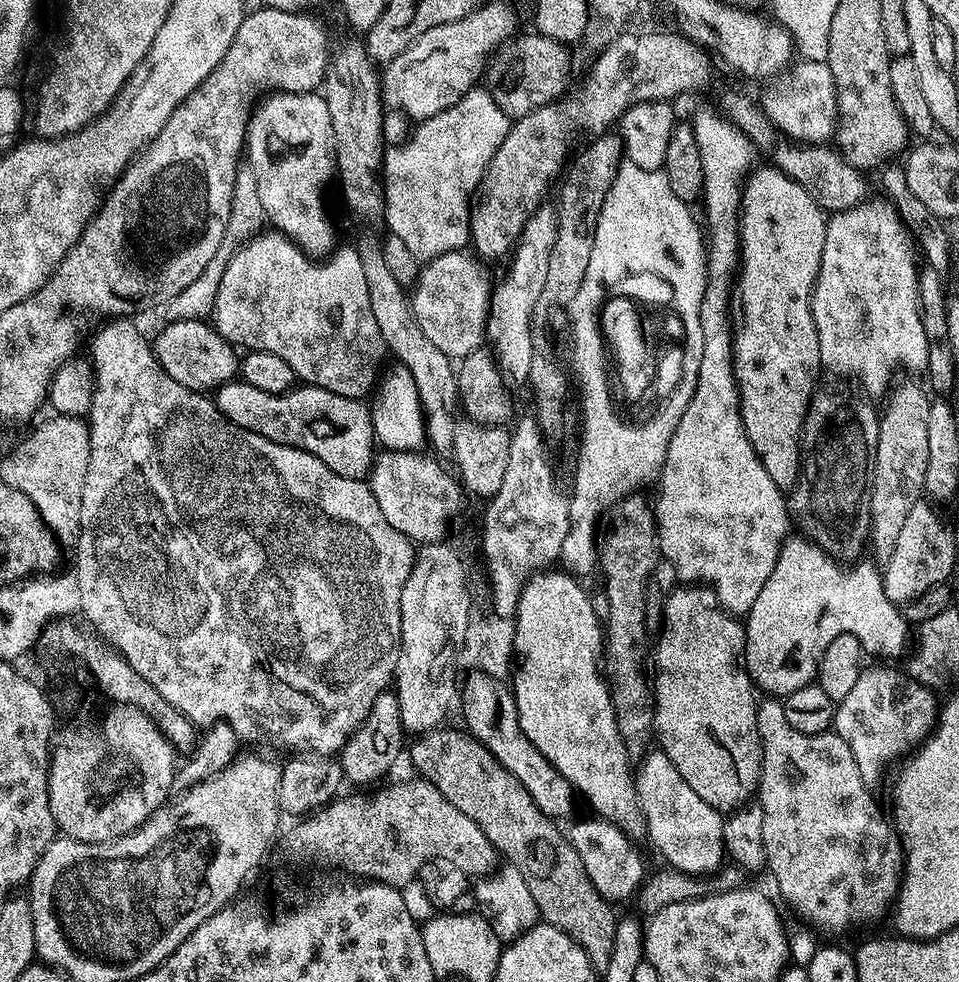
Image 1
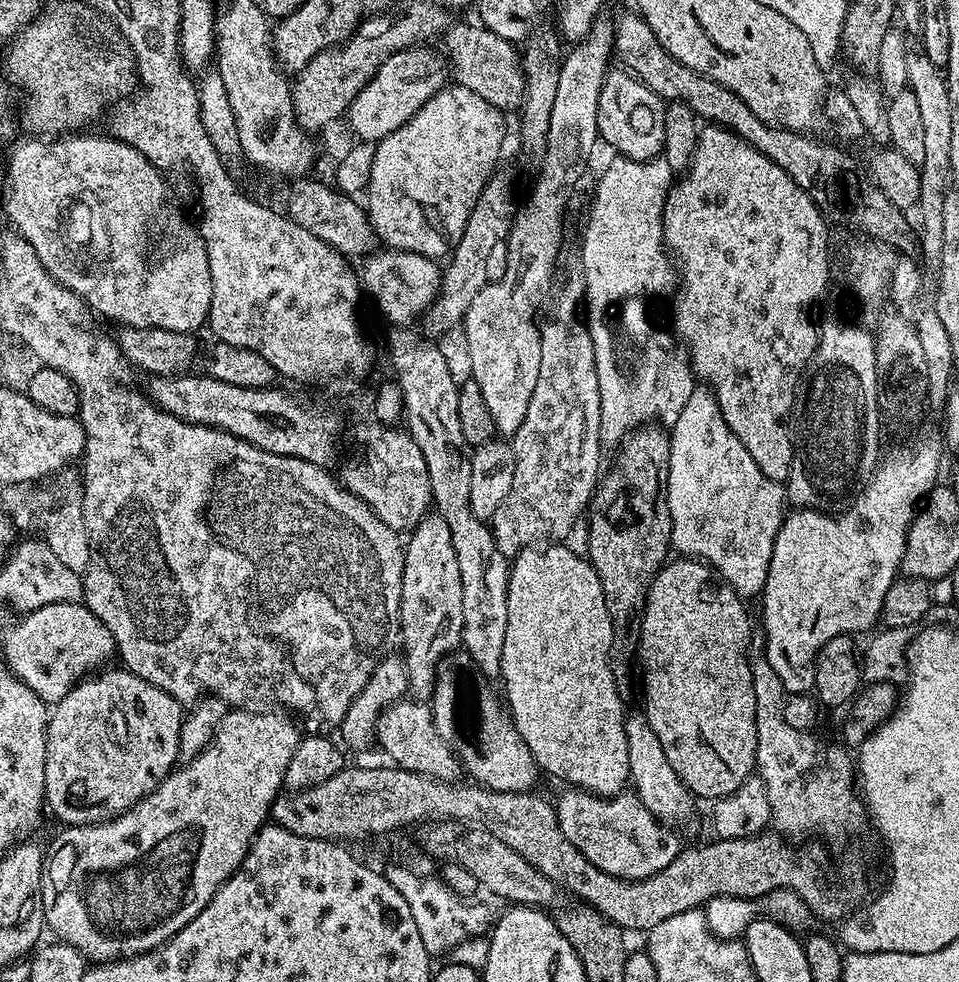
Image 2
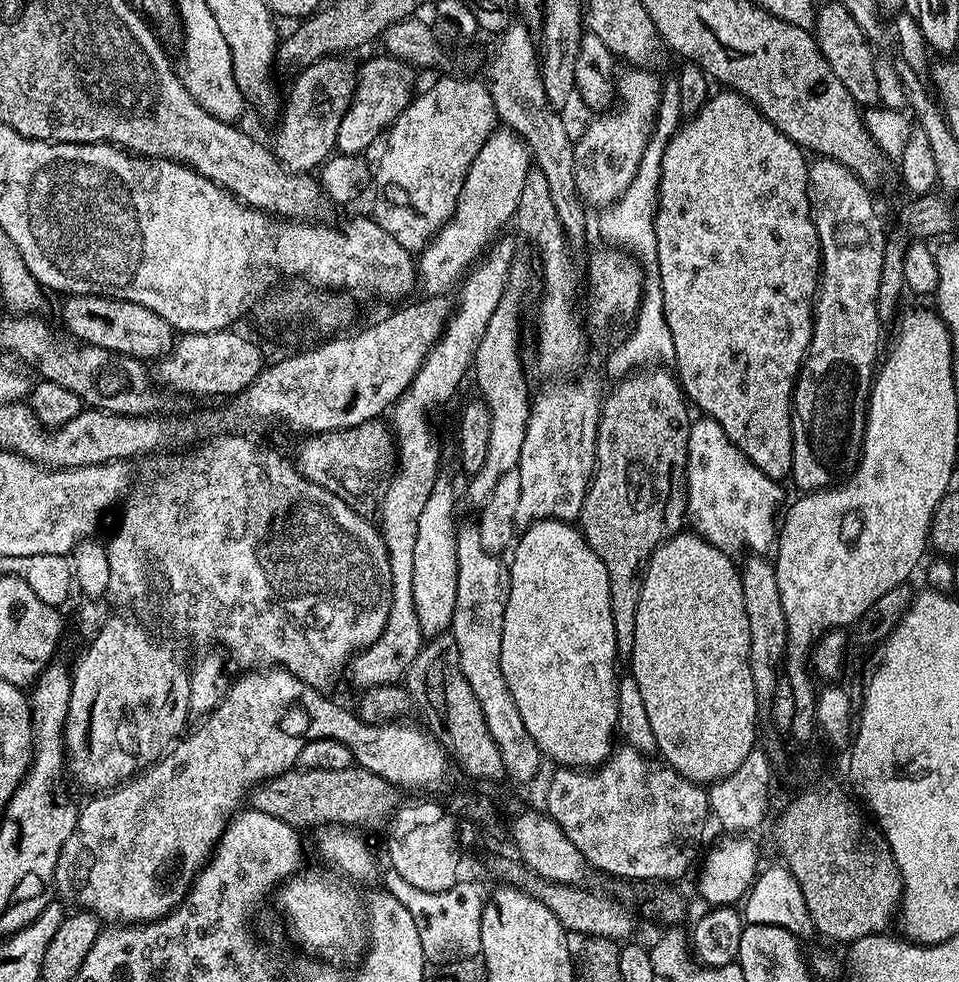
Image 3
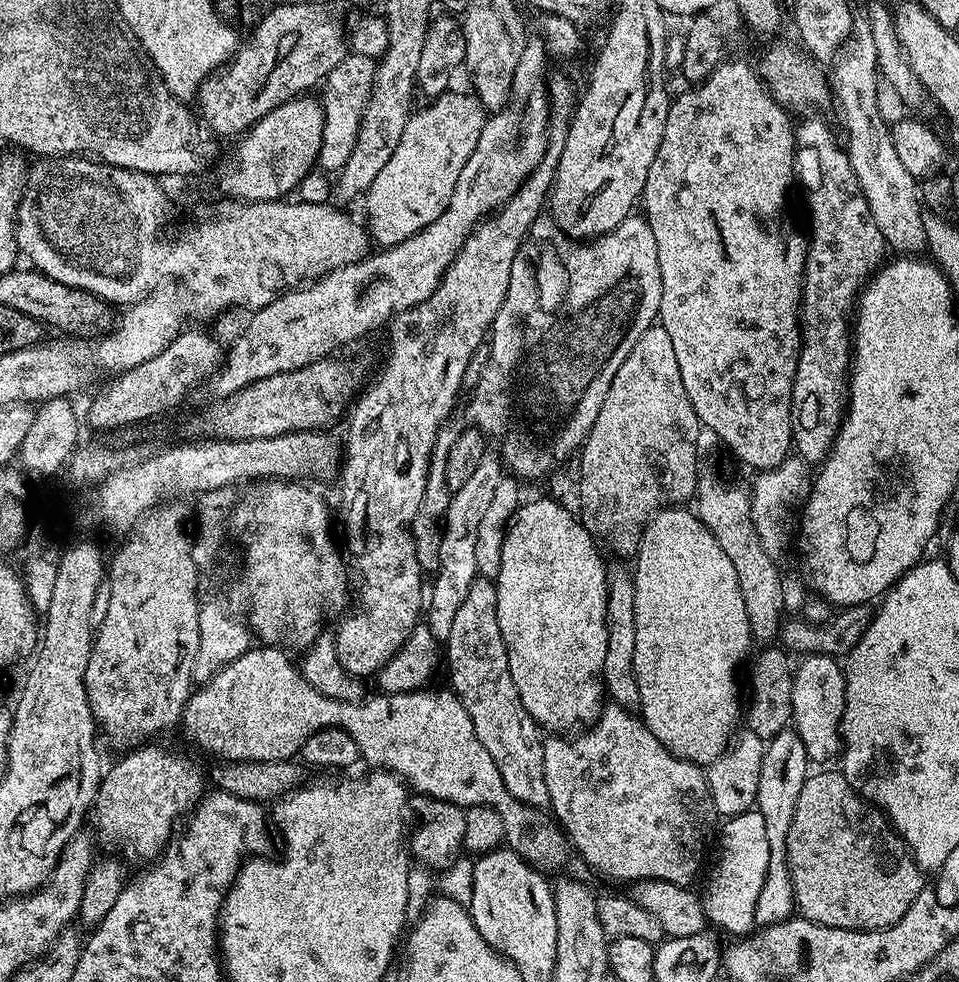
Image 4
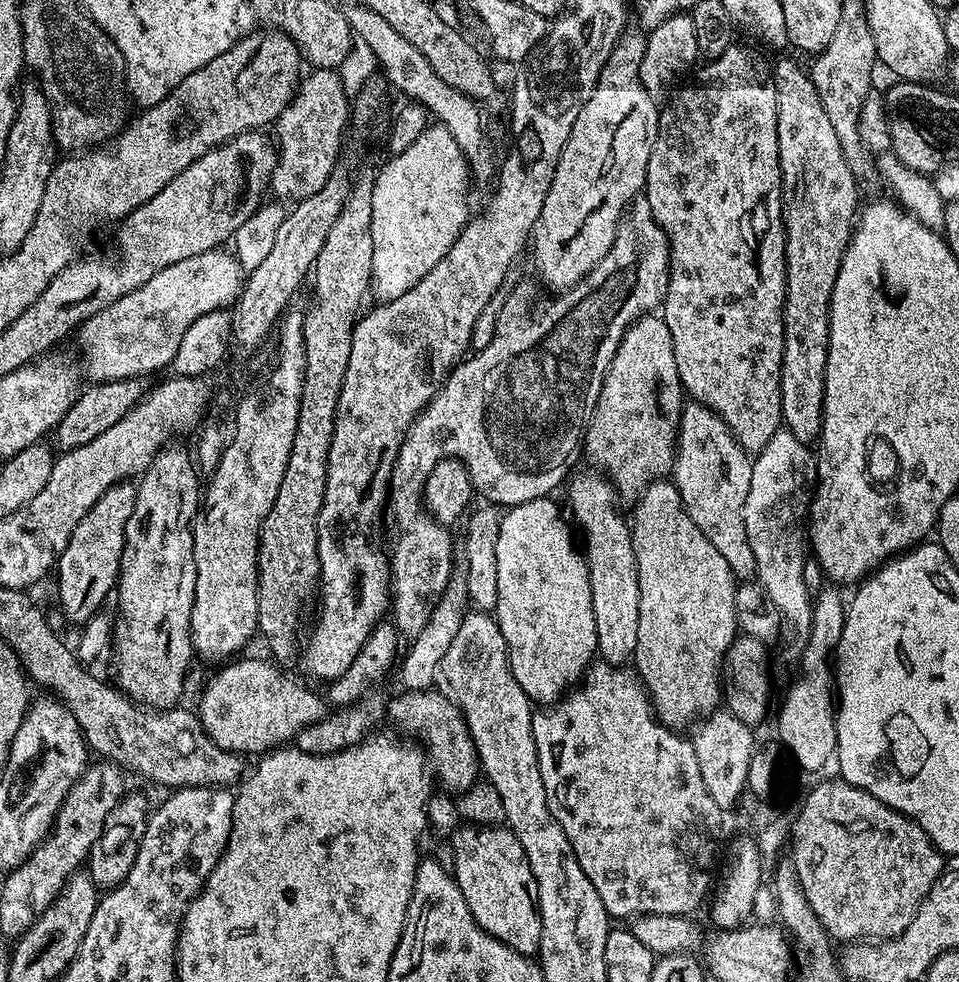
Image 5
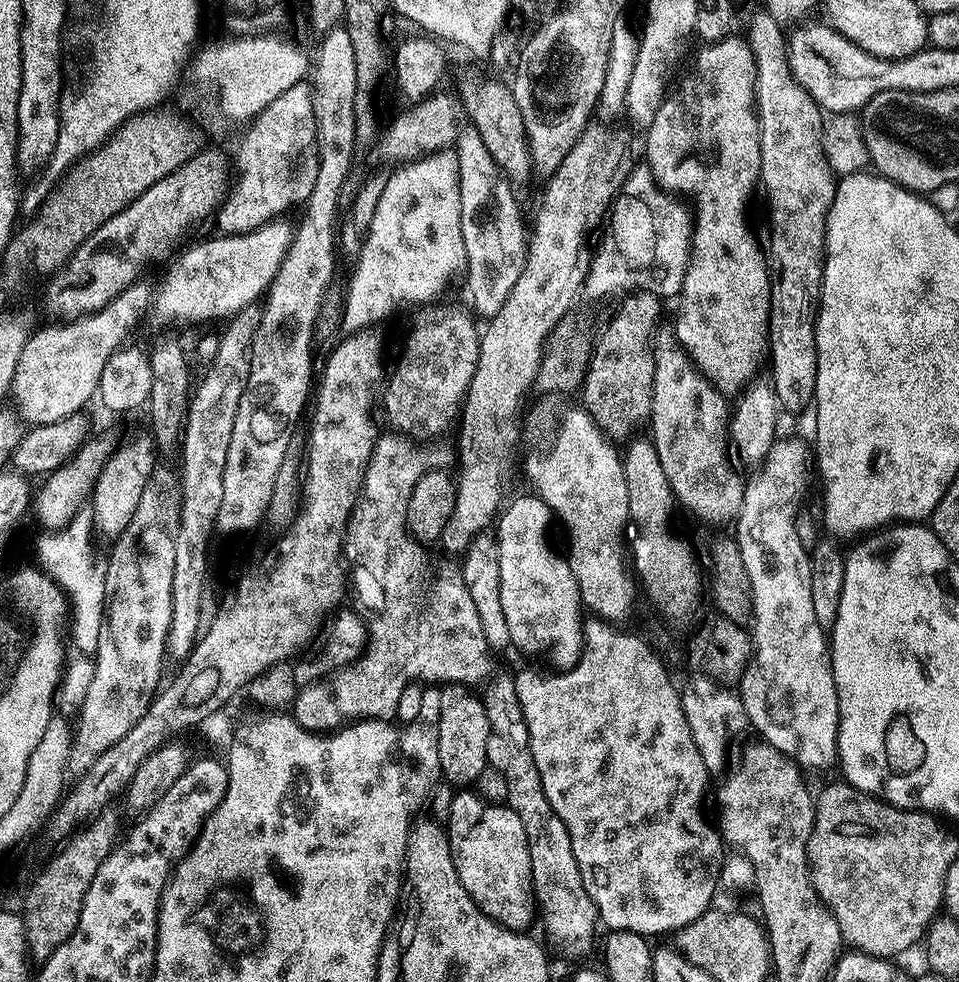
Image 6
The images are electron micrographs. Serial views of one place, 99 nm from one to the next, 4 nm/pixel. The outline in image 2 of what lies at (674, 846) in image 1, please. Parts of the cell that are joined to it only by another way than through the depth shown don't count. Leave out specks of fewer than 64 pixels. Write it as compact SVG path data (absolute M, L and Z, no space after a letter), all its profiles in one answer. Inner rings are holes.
M629 711L624 717L626 730L626 755L630 757L630 784L641 802L654 814L656 819L668 826L677 826L692 816L694 797L688 787L674 774L674 766L666 759L666 750L662 750L662 742L658 742L658 734L644 717L643 711Z

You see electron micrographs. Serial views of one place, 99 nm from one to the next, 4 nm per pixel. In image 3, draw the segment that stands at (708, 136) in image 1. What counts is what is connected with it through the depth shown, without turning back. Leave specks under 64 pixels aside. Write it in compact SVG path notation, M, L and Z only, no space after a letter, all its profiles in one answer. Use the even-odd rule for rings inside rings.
M711 418L699 419L693 419L688 430L688 465L684 467L688 494L686 516L691 527L697 536L709 540L723 552L767 553L767 548L769 551L778 539L776 507L780 504L781 485L762 474L762 470L726 438L726 430L722 430L718 422Z

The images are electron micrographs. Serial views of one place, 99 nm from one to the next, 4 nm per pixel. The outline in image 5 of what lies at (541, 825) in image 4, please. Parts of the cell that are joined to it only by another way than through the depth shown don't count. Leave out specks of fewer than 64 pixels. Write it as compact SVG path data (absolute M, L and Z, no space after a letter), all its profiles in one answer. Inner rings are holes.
M244 658L227 663L200 696L201 726L218 746L239 754L271 752L295 741L302 729L317 724L325 716L325 697L287 676L279 663L271 659L240 659ZM401 691L401 696L389 702L388 716L398 727L417 728L424 735L422 744L439 787L452 794L461 794L475 784L481 775L480 756L476 753L468 723L455 699L436 691Z

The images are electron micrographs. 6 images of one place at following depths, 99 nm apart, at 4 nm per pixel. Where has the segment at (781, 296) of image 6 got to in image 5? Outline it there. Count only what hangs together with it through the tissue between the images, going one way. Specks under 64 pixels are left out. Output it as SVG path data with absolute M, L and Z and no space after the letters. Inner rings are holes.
M780 60L774 64L774 79L776 81L776 105L778 106L778 154L780 155L780 169L782 170L782 182L784 183L784 249L786 250L786 294L784 295L784 353L782 354L782 366L780 367L780 393L782 394L782 421L783 427L804 444L811 445L820 440L820 429L824 426L824 371L826 370L826 358L828 357L828 307L834 294L834 282L838 278L838 270L842 266L844 251L852 240L854 221L858 216L858 203L856 204L856 188L858 181L852 175L846 158L843 157L842 146L839 145L838 137L830 126L828 115L822 108L822 101L815 89L814 82L809 73L792 60Z

